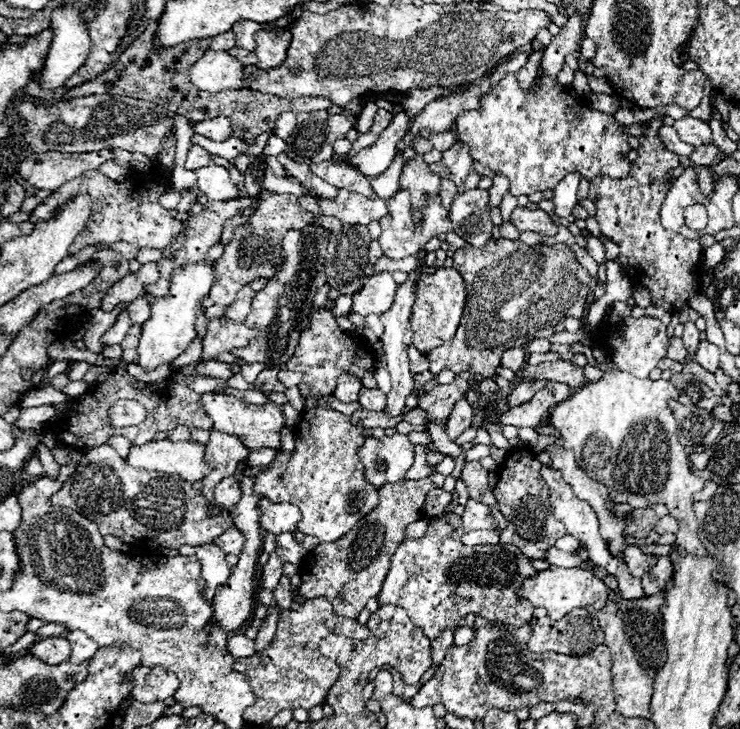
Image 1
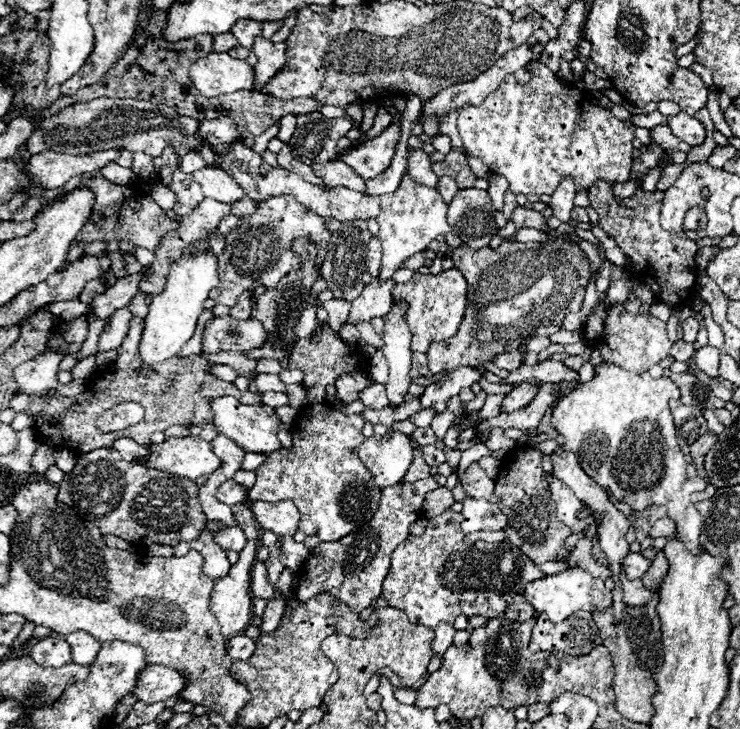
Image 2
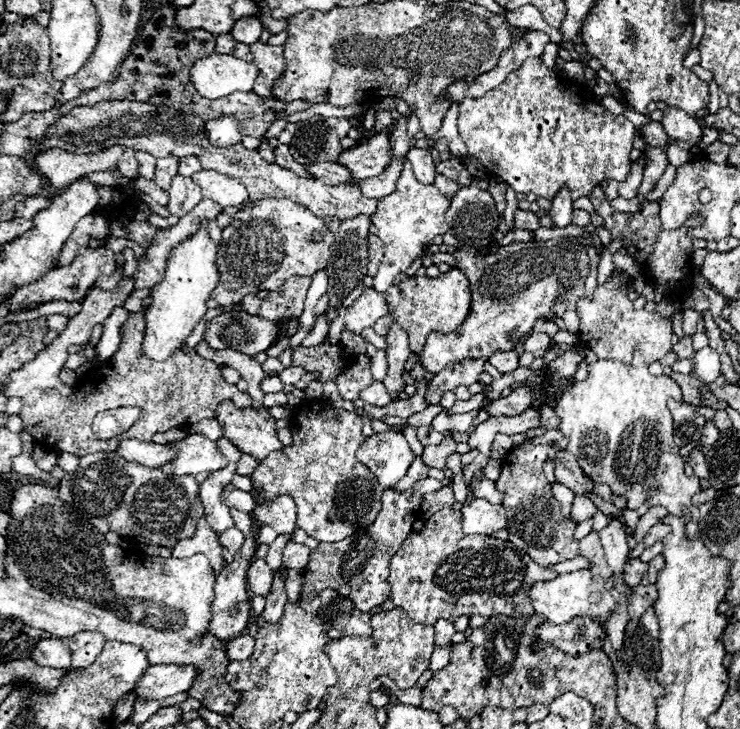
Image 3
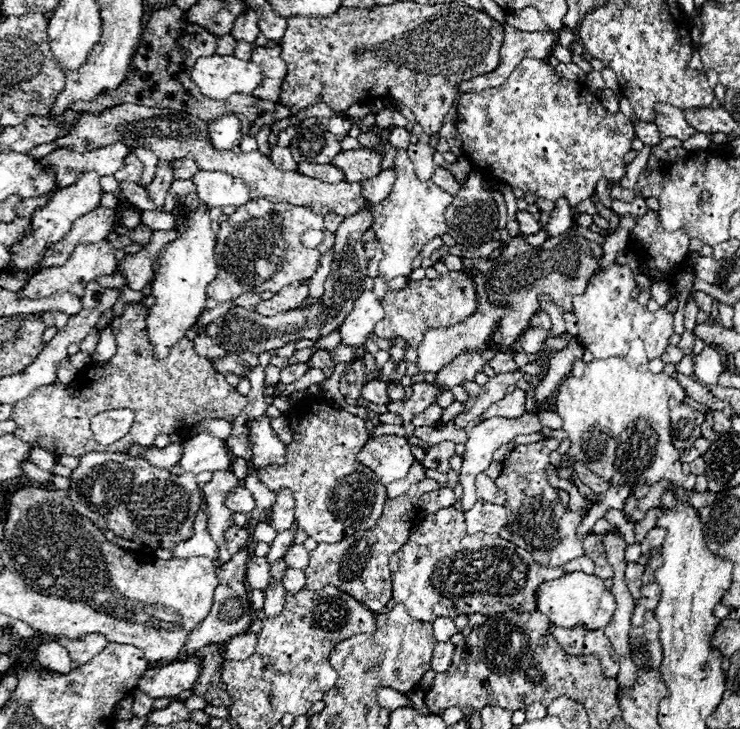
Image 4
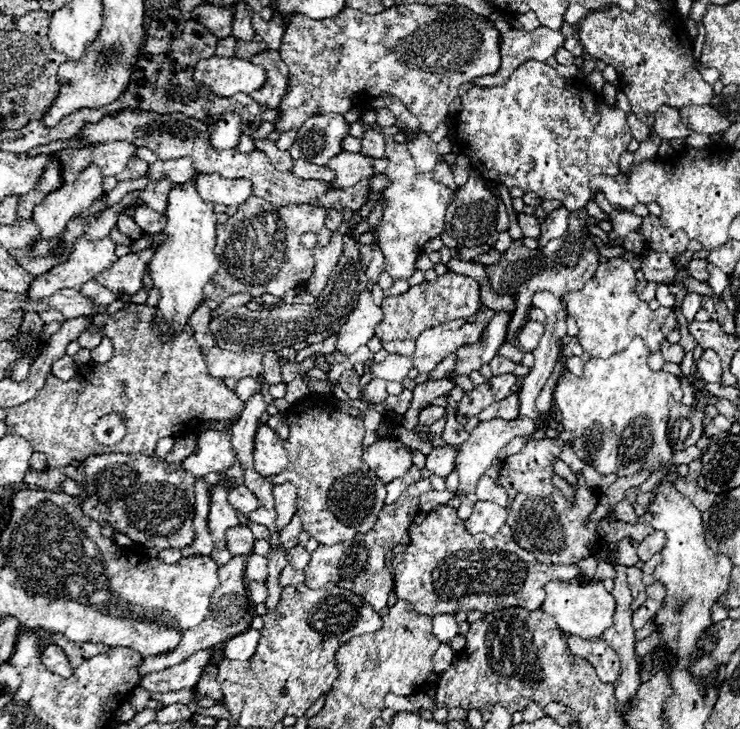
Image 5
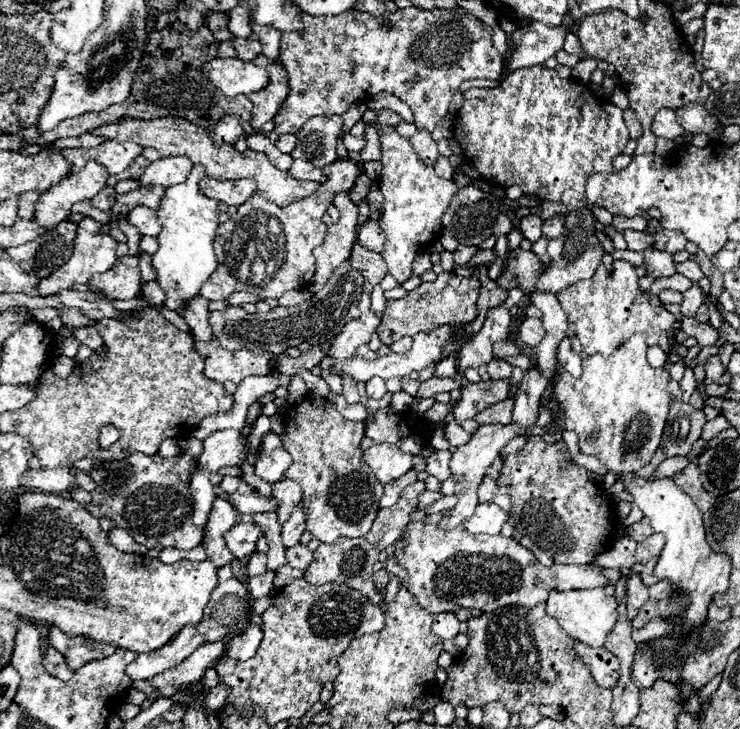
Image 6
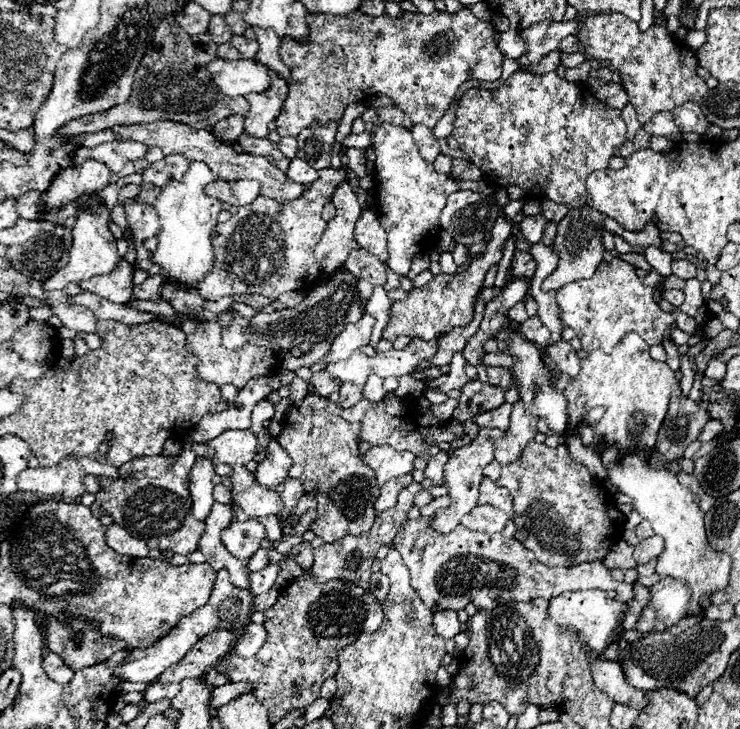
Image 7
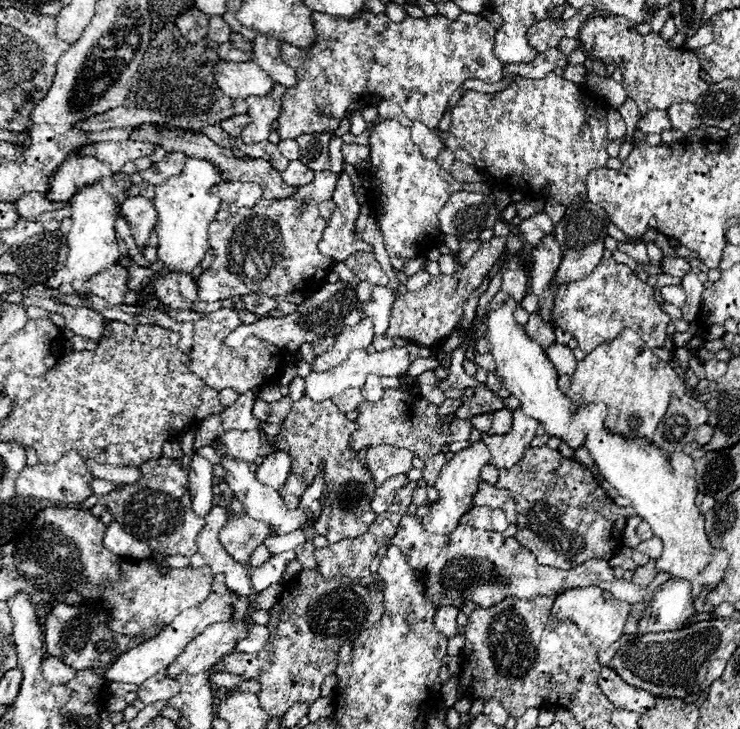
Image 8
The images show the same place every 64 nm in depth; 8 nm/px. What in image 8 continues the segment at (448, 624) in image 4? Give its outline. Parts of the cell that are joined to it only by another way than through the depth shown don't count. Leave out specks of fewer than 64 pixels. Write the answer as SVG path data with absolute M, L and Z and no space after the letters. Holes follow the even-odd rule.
M442 606L442 608L438 608L436 614L434 614L434 624L436 624L436 628L442 630L448 638L456 636L456 628L458 628L456 616L458 616L458 612L460 612L460 610L454 608L454 606Z

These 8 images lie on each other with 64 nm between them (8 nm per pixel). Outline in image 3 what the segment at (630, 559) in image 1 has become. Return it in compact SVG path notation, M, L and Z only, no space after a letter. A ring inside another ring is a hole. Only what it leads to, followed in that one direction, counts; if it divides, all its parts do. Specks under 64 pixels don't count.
M638 558L628 560L626 566L624 566L624 582L626 582L630 588L638 586L642 574L646 572L646 568L648 568L648 564L646 564L646 562L640 562Z

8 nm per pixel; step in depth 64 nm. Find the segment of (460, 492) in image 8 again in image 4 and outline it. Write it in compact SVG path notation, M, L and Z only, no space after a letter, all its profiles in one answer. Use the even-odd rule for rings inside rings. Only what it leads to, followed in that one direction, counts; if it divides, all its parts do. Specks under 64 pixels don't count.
M522 414L520 418L490 418L490 420L480 422L478 426L474 426L468 432L466 452L462 454L462 470L460 470L460 484L462 484L462 490L464 490L464 496L462 496L462 512L468 512L476 504L476 486L474 486L476 476L480 472L484 472L492 464L494 452L500 446L504 446L510 440L514 440L516 436L520 436L520 434L532 434L532 432L540 432L540 430L542 430L542 424L540 424L538 416L534 416L534 414Z

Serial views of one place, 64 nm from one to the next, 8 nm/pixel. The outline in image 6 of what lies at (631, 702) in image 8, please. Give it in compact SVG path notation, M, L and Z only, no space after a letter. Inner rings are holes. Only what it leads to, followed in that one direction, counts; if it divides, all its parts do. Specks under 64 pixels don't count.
M576 642L576 654L590 666L592 676L596 678L598 686L604 686L604 688L616 686L618 674L620 674L620 664L618 664L618 658L610 650L606 650L604 646L590 648L582 642Z

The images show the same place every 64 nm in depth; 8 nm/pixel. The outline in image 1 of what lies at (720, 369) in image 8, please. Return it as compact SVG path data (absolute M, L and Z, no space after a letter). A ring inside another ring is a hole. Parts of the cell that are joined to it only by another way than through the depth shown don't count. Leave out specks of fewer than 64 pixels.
M700 342L696 354L694 354L694 360L708 372L718 372L718 356L720 356L720 348L710 344L710 342Z

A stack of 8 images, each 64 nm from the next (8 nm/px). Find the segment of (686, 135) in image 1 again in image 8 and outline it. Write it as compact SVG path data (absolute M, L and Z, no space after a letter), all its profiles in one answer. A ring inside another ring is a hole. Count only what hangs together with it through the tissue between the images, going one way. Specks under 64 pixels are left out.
M650 110L644 118L640 118L640 130L644 134L660 134L670 128L672 128L672 124L668 120L668 114L662 110Z

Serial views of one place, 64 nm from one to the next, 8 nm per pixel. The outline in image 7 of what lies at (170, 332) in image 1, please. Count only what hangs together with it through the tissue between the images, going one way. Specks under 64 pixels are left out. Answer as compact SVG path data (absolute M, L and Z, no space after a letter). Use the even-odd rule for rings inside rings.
M192 160L180 182L168 182L168 186L162 186L158 192L154 208L160 218L160 232L152 262L160 266L160 274L166 280L176 280L180 284L198 284L212 268L214 248L210 244L210 232L216 226L222 202L204 194L204 188L214 180L216 176L204 162Z

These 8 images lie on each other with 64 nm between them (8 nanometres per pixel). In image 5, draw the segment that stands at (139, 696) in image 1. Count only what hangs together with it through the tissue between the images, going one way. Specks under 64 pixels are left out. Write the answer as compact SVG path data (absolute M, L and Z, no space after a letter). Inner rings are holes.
M216 648L198 650L192 654L192 658L186 658L184 662L160 672L160 674L148 674L144 680L140 680L140 688L148 692L176 692L182 688L194 688L202 676L202 670L212 660Z

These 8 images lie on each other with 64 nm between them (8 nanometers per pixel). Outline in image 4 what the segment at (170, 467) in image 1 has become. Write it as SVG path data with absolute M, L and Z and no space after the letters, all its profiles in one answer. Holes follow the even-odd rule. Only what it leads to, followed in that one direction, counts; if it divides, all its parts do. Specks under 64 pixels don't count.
M202 432L184 442L184 454L178 464L168 468L174 474L200 474L200 472L216 472L226 470L232 464L228 458L228 450L224 440L212 436L210 432Z

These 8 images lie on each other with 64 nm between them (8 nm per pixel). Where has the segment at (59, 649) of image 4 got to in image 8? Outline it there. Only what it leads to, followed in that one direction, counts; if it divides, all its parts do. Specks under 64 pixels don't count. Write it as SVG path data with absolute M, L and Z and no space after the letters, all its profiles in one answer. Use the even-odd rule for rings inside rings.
M48 656L44 662L42 662L42 674L46 678L46 682L52 682L52 684L66 684L68 680L72 680L76 676L76 670L72 670L70 666L66 666L62 660L54 658L54 656Z

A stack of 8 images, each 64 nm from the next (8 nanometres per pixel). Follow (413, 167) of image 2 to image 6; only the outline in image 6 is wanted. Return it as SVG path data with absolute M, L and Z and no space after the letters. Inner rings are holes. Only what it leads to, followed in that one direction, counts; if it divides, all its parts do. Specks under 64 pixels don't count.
M418 130L418 132L410 138L410 142L412 142L414 150L418 152L418 156L420 156L426 164L432 166L432 164L438 160L438 156L440 156L438 144L436 144L436 140L432 140L432 136L430 136L428 130Z

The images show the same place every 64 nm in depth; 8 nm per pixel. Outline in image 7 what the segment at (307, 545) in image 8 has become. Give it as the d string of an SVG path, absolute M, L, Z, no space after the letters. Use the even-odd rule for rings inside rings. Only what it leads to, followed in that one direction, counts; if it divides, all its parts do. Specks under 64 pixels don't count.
M302 542L298 546L294 546L288 554L288 558L292 558L298 566L302 566L304 570L310 570L312 564L314 564L314 556L312 556L314 548L310 546L310 542Z

